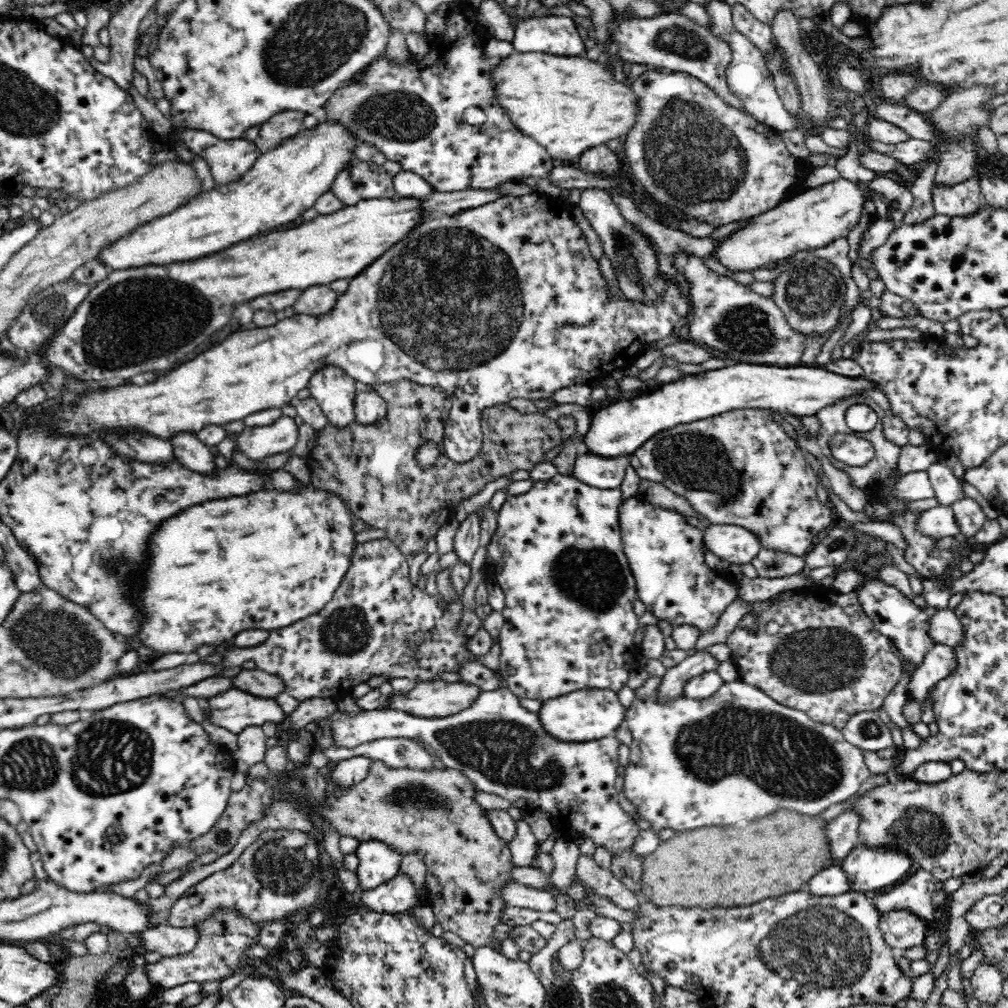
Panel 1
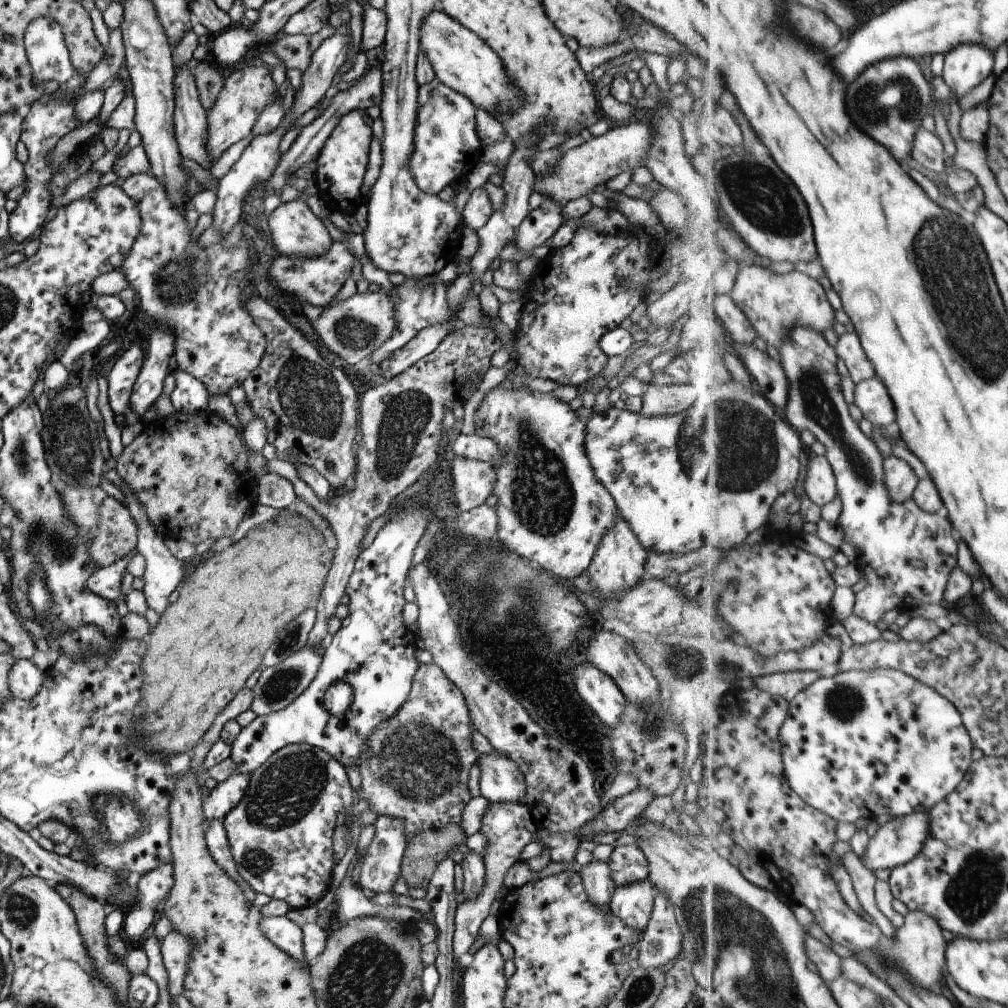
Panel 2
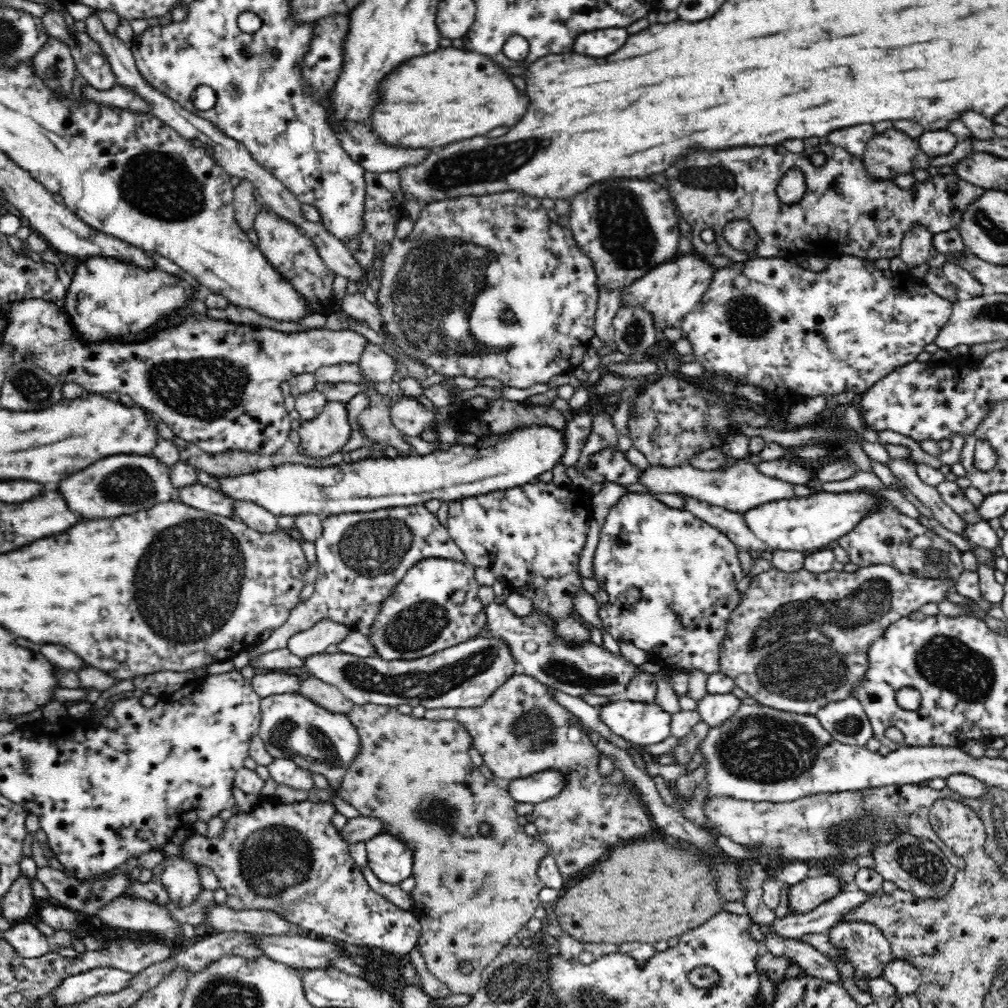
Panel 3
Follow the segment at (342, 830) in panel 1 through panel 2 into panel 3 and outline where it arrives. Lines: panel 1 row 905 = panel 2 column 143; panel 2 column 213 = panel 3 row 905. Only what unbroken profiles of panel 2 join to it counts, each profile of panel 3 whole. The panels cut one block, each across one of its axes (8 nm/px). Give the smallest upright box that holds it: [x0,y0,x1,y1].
[338,703,551,996]

